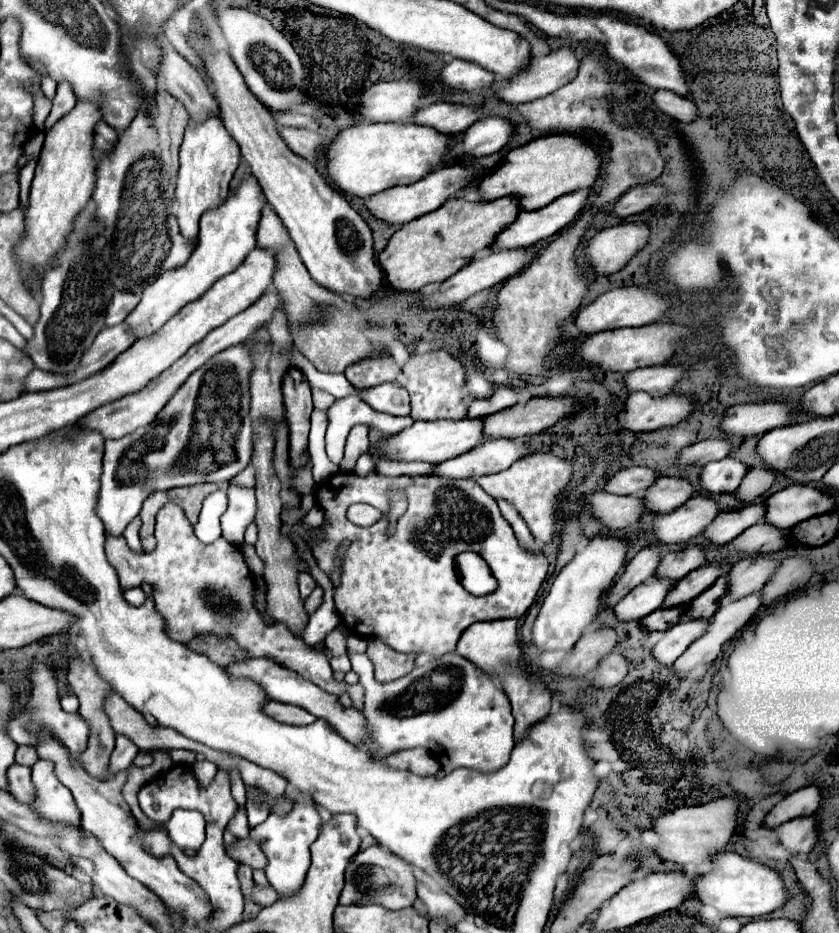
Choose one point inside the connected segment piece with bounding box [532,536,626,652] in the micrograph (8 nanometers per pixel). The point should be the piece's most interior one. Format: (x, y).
(573, 601)

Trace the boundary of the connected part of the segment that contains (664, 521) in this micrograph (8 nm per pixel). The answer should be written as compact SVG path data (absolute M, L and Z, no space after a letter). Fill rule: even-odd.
M696 496L684 502L674 512L656 516L652 522L652 530L658 542L680 544L690 540L692 536L698 536L704 526L708 526L716 518L718 512L720 510L710 496Z

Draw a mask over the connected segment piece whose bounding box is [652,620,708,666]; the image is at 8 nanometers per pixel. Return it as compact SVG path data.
M680 620L664 632L660 642L652 648L652 656L658 664L672 666L676 658L692 644L700 634L704 634L708 620Z

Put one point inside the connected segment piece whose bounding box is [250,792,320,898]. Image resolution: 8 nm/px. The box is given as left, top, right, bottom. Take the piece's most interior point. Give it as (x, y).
(285, 841)

